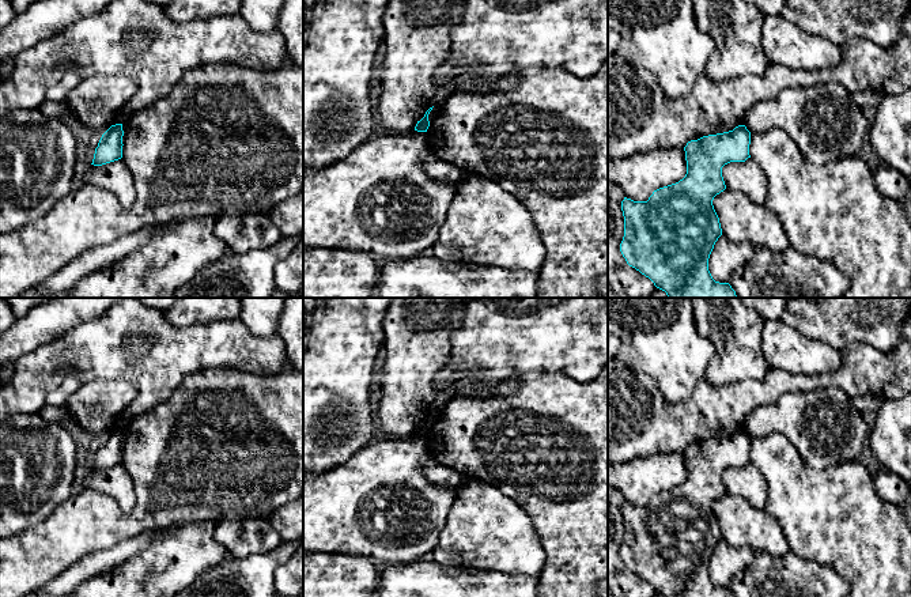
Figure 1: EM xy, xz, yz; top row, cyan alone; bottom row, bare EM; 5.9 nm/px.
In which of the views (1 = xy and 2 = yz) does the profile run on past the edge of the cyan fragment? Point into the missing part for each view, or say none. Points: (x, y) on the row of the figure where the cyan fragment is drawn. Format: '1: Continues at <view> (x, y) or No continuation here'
1: No continuation here
2: No continuation here

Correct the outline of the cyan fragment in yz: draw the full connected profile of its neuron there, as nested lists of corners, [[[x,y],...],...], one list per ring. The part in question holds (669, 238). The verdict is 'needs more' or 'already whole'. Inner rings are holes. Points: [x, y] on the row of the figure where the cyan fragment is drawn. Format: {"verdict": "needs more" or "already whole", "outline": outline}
{"verdict": "already whole", "outline": [[[738,125],[729,132],[691,140],[684,147],[687,174],[683,180],[654,190],[647,201],[634,201],[627,197],[621,201],[624,237],[620,243],[620,252],[630,267],[649,277],[669,298],[737,298],[736,291],[729,283],[715,282],[708,271],[710,254],[722,235],[712,200],[726,189],[722,167],[730,162],[745,162],[751,158],[749,144],[751,132],[745,125]]]}

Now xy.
{"verdict": "already whole", "outline": [[[122,124],[111,125],[101,137],[95,148],[92,163],[102,166],[122,158]]]}

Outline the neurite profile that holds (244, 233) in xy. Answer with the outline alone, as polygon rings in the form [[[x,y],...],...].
[[[268,214],[222,216],[213,231],[235,253],[246,253],[276,243],[281,234]]]

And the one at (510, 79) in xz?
[[[514,68],[509,73],[503,75],[500,79],[488,82],[487,87],[492,92],[509,90],[519,82],[519,71],[519,68]]]

